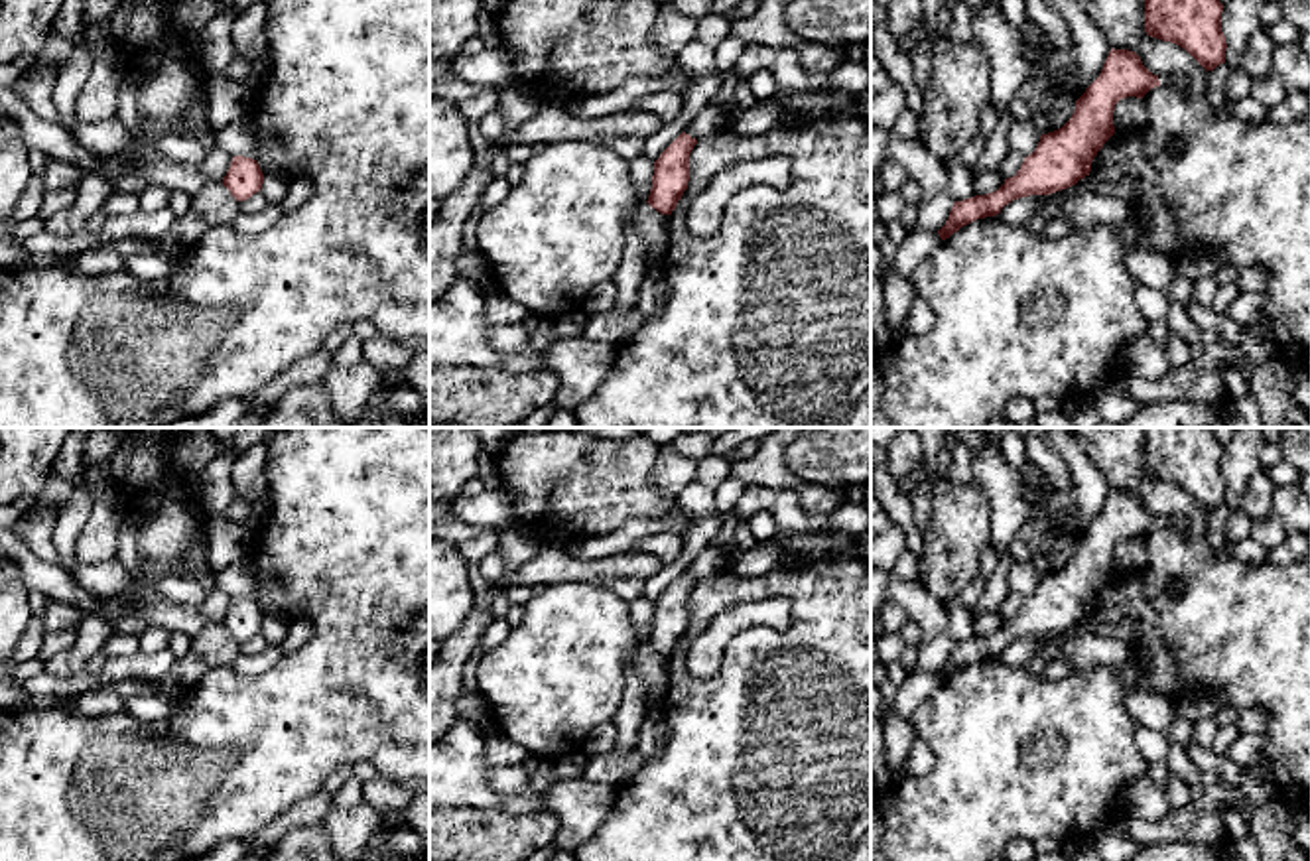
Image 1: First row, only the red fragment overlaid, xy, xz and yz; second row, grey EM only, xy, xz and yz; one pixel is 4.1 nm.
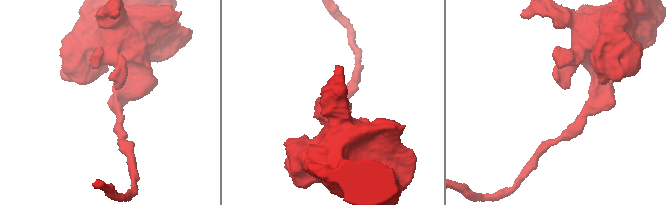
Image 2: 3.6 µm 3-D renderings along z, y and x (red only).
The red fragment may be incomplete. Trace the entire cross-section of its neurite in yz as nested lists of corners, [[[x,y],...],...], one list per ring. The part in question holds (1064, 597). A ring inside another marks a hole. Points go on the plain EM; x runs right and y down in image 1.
[[[1111,489],[1099,518],[1076,542],[1072,560],[1042,575],[1036,591],[997,632],[955,642],[938,672],[940,680],[950,680],[977,660],[999,656],[1015,640],[1076,627],[1089,617],[1093,599],[1115,575],[1115,546],[1127,538],[1143,540],[1154,528],[1160,528],[1158,516],[1152,516],[1135,493]]]

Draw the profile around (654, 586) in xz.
[[[674,562],[664,563],[664,567],[644,579],[642,597],[650,601],[652,605],[660,599],[660,595],[682,575],[682,571],[676,569]]]

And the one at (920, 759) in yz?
[[[916,737],[904,762],[904,776],[908,778],[926,776],[932,768],[934,753],[930,751],[924,739]]]

